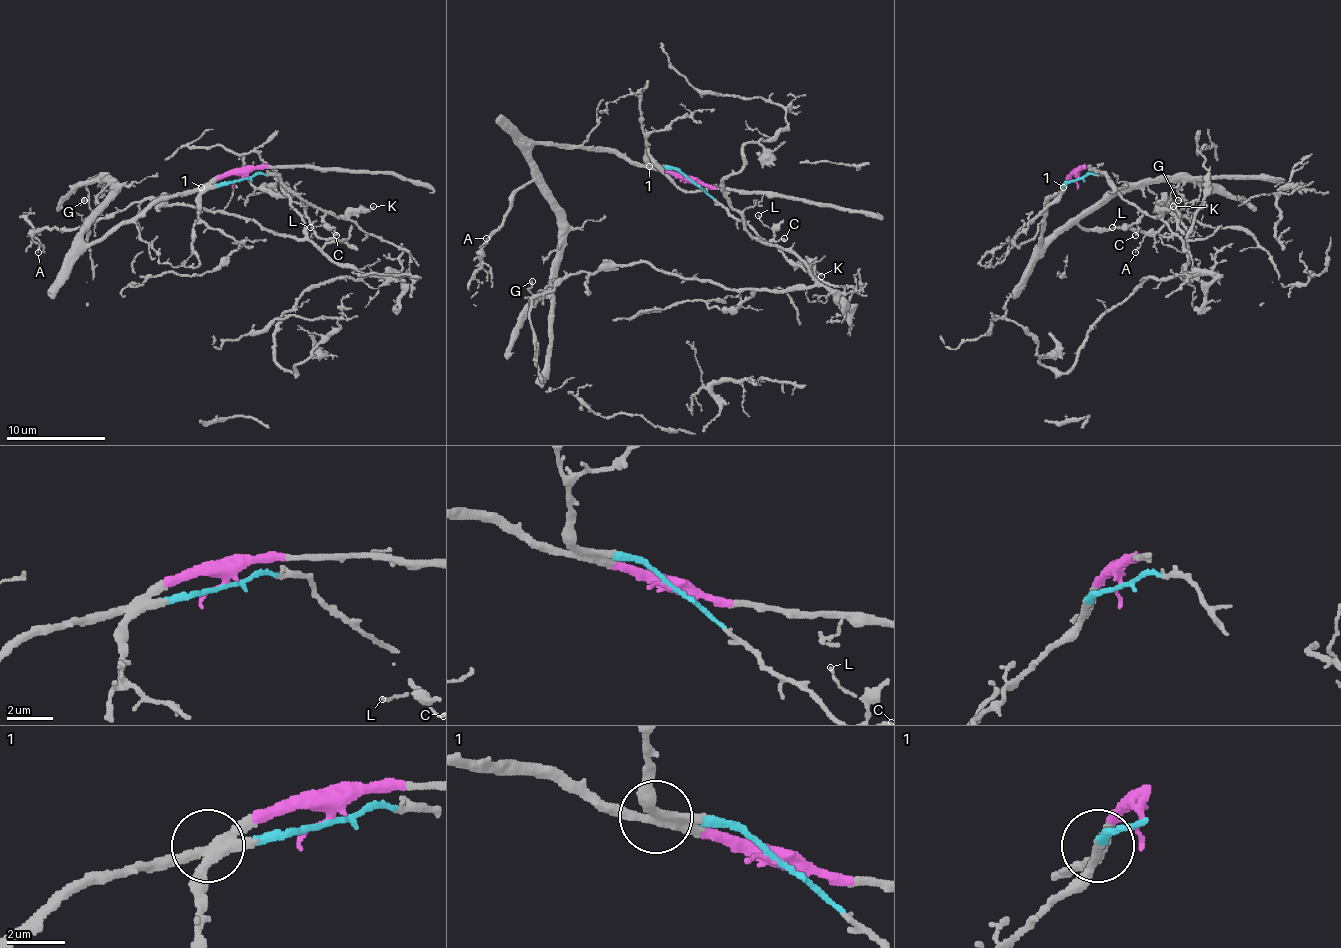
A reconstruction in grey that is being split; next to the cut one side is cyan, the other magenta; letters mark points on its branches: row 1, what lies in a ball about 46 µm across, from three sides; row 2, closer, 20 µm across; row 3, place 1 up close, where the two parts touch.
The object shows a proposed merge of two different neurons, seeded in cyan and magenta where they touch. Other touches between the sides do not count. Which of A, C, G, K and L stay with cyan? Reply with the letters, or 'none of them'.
C, K, L

